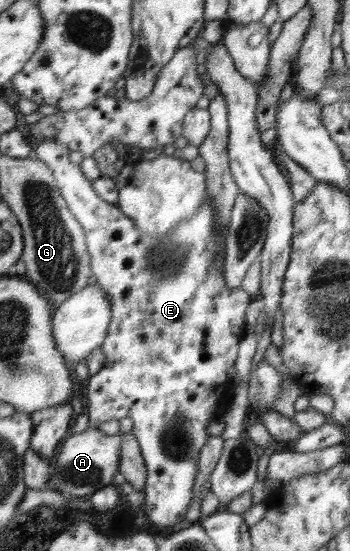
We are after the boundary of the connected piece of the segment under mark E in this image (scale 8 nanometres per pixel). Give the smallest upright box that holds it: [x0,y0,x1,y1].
[34,140,252,529]

